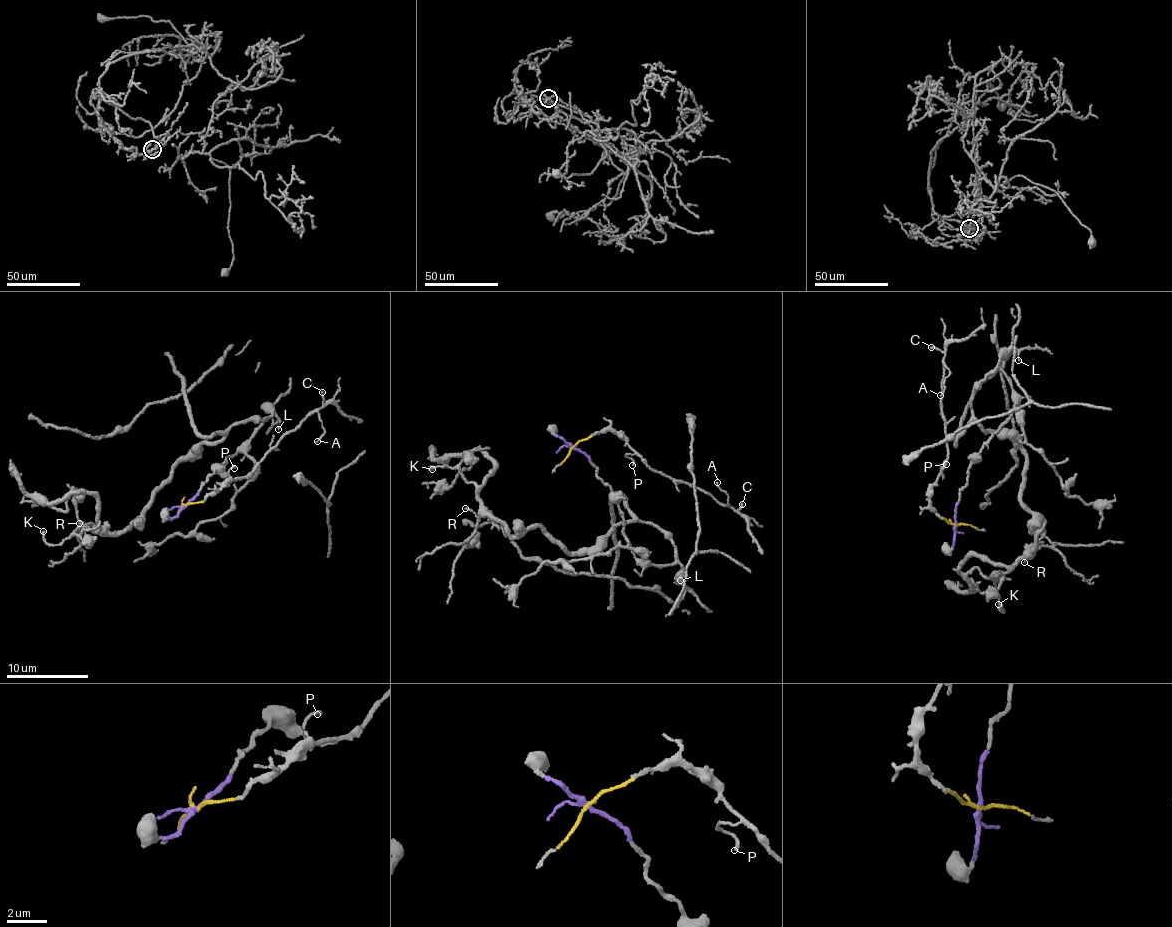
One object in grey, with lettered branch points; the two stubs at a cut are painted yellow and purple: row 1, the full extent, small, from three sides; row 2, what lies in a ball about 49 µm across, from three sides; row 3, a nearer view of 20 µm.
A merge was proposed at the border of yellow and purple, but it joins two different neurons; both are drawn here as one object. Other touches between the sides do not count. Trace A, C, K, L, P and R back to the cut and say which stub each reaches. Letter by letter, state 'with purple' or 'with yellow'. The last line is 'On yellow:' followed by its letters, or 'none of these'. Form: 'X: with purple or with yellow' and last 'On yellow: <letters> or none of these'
A: with yellow
C: with yellow
K: with purple
L: with purple
P: with yellow
R: with purple
On yellow: A, C, P

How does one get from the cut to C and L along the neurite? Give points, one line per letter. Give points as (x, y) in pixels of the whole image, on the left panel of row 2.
C: (184, 505), (253, 471), (261, 458), (321, 407), (323, 391)
L: (184, 505), (198, 494), (202, 482), (226, 457), (260, 429), (270, 412), (279, 419), (279, 430)

